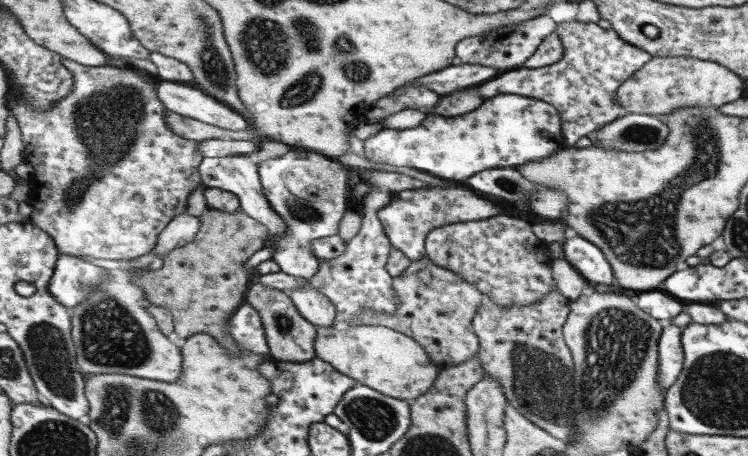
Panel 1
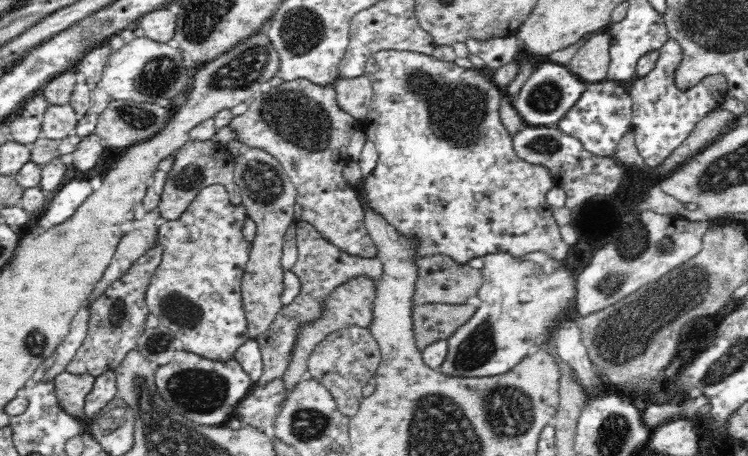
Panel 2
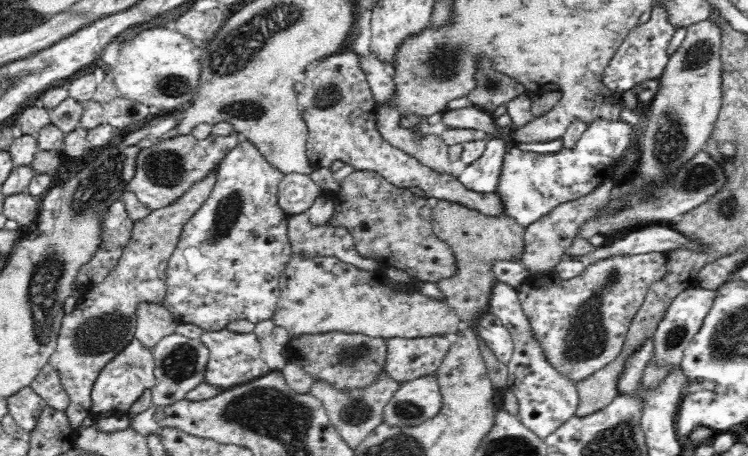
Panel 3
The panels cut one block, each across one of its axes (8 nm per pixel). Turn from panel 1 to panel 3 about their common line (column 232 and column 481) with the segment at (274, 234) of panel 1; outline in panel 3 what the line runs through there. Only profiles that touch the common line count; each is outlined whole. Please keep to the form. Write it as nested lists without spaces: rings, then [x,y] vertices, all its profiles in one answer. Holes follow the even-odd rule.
[[[499,126],[498,136],[492,136],[487,142],[480,158],[466,165],[466,169],[457,178],[466,188],[478,192],[496,191],[500,180],[504,154],[513,142],[516,126]]]

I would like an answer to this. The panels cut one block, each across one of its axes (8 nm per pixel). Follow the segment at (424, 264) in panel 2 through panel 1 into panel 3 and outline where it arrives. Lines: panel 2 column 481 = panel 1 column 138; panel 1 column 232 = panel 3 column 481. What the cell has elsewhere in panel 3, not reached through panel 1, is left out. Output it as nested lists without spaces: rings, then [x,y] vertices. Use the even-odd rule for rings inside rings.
[[[435,200],[433,201],[433,208],[431,212],[431,223],[434,234],[445,242],[450,250],[453,250],[453,255],[455,258],[455,270],[449,277],[442,277],[438,279],[435,283],[441,296],[447,301],[447,303],[456,311],[459,316],[459,320],[463,327],[467,327],[473,330],[476,335],[477,343],[479,344],[483,358],[487,369],[489,370],[489,377],[491,378],[494,387],[502,390],[507,386],[508,371],[507,365],[502,365],[494,351],[488,347],[488,343],[484,341],[482,335],[478,333],[478,317],[482,317],[489,310],[490,306],[490,296],[492,296],[493,285],[496,282],[494,276],[494,264],[498,260],[508,260],[508,261],[519,261],[520,256],[523,253],[523,242],[522,233],[525,229],[515,218],[511,216],[494,216],[487,217],[478,211],[471,211],[466,206],[460,205],[459,203],[454,203],[446,200]]]

